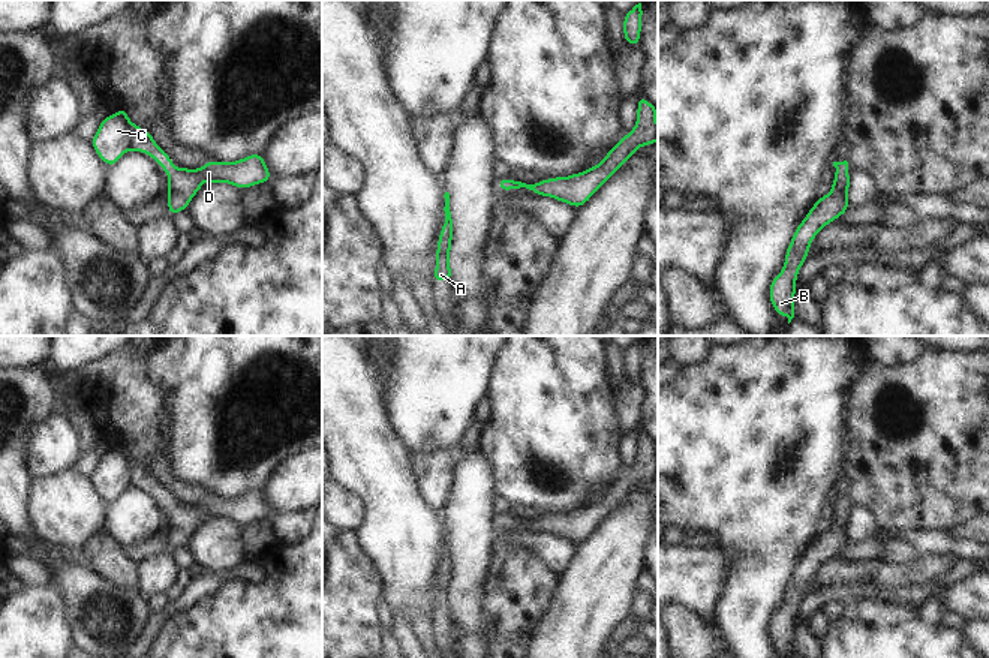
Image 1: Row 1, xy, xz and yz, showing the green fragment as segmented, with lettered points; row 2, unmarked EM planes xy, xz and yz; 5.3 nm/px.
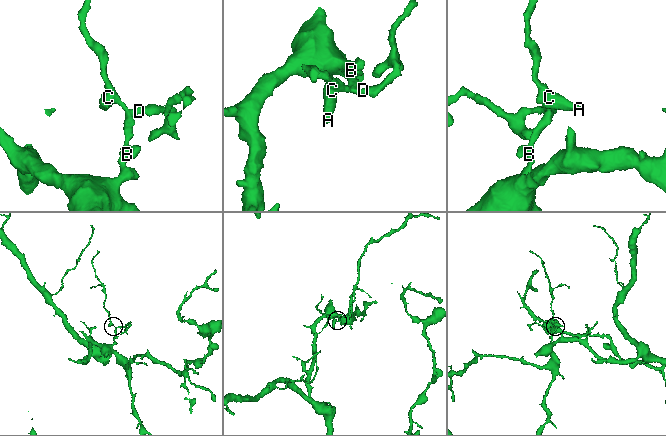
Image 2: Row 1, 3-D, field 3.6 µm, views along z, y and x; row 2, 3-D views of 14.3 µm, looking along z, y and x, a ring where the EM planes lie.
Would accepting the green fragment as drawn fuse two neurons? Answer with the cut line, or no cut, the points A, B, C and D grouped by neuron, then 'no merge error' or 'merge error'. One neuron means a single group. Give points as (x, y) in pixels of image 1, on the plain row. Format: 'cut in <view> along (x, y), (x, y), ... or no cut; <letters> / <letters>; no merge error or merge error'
no cut; A B C D; no merge error

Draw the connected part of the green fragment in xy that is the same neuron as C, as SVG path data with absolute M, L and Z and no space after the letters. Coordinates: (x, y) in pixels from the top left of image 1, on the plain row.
M124 442L100 457L90 478L109 504L129 486L145 489L154 495L168 510L168 552L187 546L193 532L202 525L202 517L229 519L241 526L273 517L261 489L235 498L208 496L198 505L175 504L172 495L156 480L151 469L127 454Z

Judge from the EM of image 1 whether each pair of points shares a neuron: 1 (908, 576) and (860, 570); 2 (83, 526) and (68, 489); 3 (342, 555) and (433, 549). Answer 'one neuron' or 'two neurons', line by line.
1: one neuron
2: one neuron
3: two neurons

